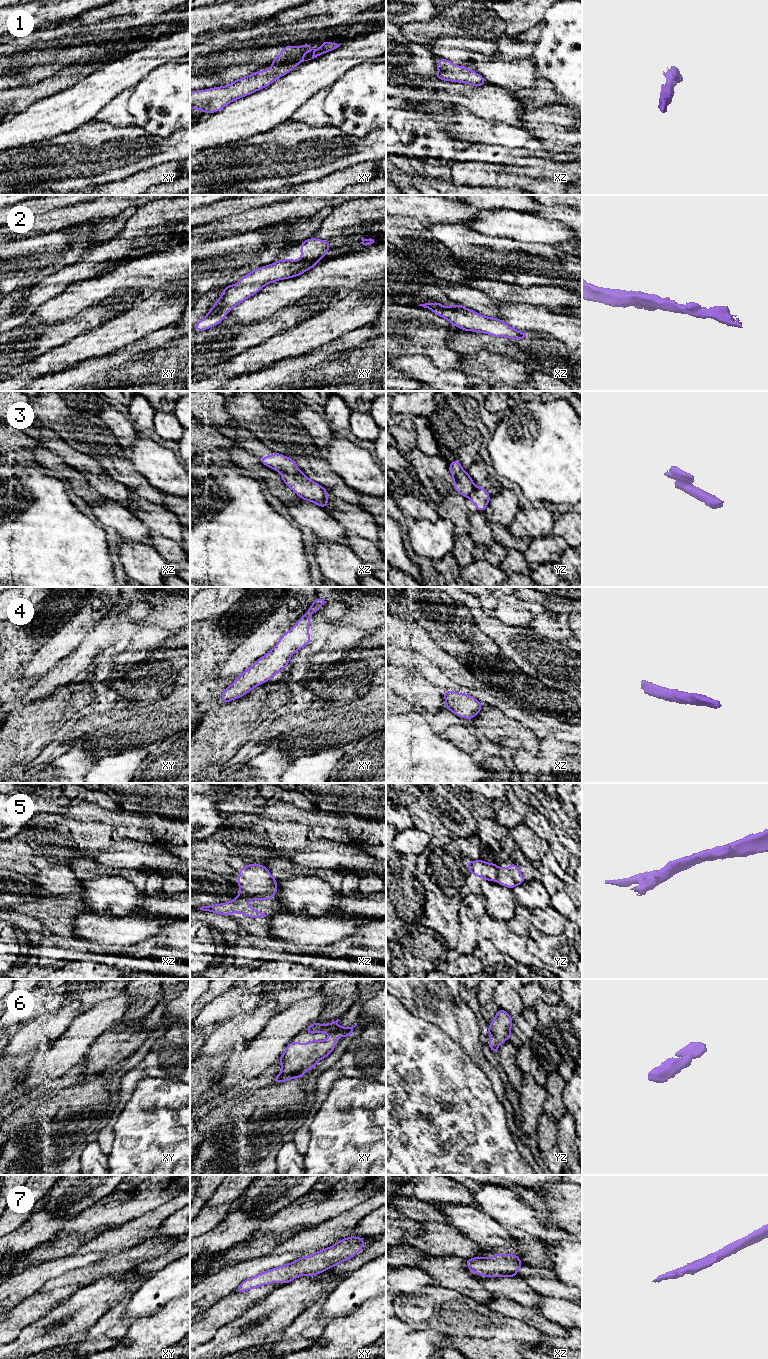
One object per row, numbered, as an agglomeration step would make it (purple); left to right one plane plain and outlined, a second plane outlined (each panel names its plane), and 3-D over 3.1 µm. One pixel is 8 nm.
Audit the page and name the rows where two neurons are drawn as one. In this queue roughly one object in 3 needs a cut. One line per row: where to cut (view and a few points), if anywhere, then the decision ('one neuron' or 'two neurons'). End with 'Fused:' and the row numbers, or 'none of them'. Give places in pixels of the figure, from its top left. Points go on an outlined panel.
1: cut none; one neuron
2: cut none; one neuron
3: cut xz (281, 472), (304, 476); two neurons
4: cut none; one neuron
5: cut xz (240, 892), (245, 894), (274, 894); two neurons
6: cut none; one neuron
7: cut none; one neuron
Fused: 3, 5

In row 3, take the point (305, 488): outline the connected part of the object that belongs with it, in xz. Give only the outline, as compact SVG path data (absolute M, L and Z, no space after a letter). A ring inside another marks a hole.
M281 473L281 479L301 499L313 502L324 508L328 504L328 490L313 482L307 476L296 476L288 473Z

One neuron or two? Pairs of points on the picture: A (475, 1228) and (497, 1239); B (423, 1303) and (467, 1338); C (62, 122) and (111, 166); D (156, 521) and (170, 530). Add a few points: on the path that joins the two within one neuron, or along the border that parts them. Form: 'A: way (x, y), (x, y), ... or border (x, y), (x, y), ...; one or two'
A: way (480, 1228), (492, 1234); one
B: way (434, 1308), (437, 1308), (456, 1327); one
C: border (92, 119), (70, 131), (57, 134), (49, 139); two
D: way (159, 521), (167, 527); one

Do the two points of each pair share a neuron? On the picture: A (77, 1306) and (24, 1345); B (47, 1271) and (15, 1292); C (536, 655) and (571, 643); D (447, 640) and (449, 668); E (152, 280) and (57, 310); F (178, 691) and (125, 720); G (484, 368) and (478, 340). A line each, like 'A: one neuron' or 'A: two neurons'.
A: one neuron
B: one neuron
C: two neurons
D: two neurons
E: one neuron
F: one neuron
G: two neurons

